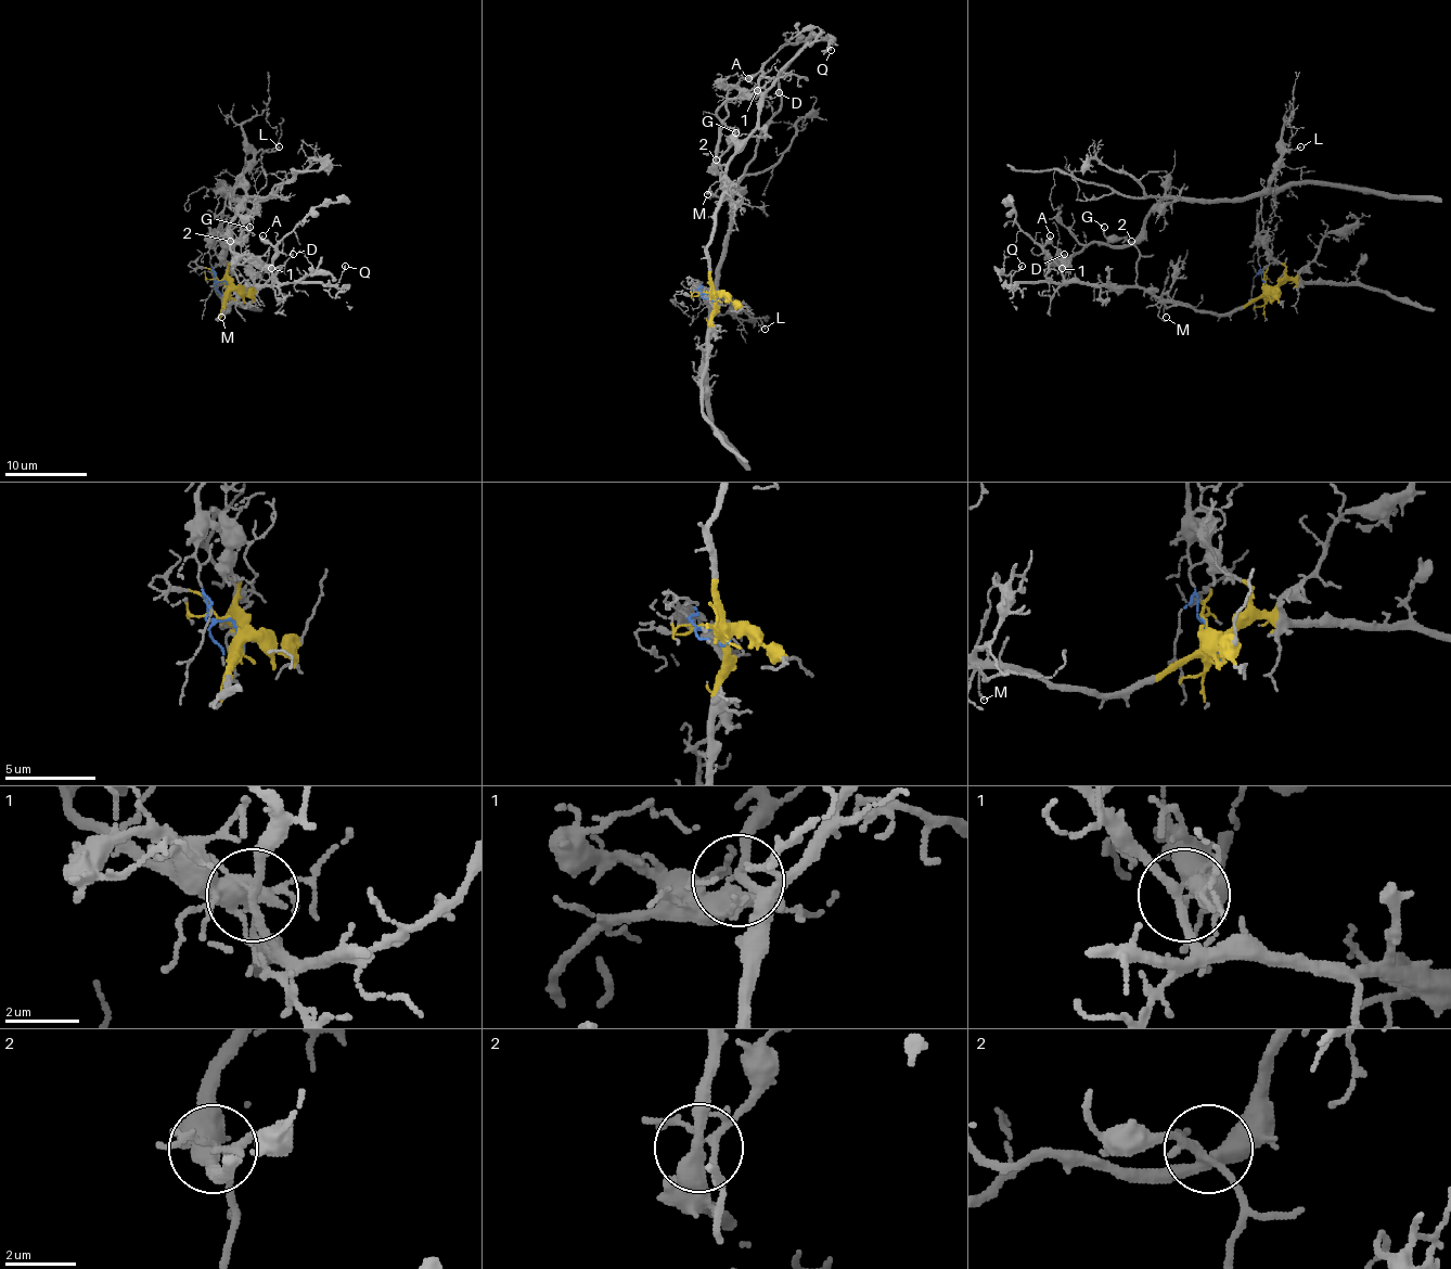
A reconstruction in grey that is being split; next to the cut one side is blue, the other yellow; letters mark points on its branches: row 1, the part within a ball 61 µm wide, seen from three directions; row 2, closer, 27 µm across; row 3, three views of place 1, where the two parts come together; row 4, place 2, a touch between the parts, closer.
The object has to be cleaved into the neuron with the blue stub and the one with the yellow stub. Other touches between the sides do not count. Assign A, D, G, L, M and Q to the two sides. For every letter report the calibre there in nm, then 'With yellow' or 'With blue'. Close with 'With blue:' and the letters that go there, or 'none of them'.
A: Thickness 360 nm. With yellow
D: Thickness 80 nm. With blue
G: Thickness 150 nm. With yellow
L: Thickness 110 nm. With blue
M: Thickness 100 nm. With yellow
Q: Thickness 120 nm. With yellow
With blue: D, L

